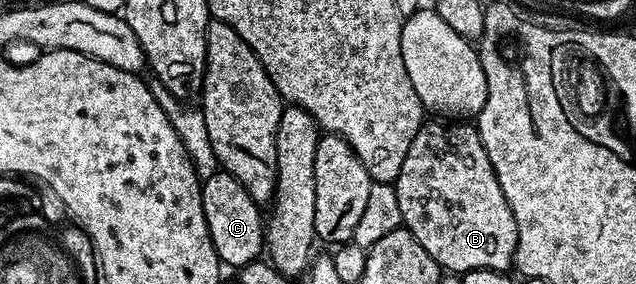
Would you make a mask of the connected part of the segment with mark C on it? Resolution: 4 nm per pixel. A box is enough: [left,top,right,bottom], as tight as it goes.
[202,172,264,268]

